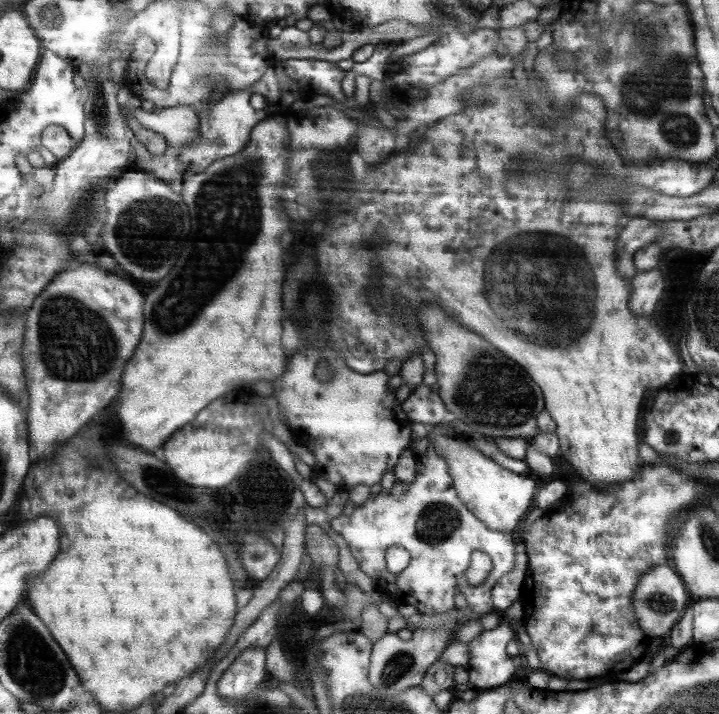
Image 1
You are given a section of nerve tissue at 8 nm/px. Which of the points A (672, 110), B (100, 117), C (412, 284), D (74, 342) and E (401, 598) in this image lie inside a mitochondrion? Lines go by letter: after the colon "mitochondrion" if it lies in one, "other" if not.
A: mitochondrion
B: mitochondrion
C: other
D: mitochondrion
E: other

